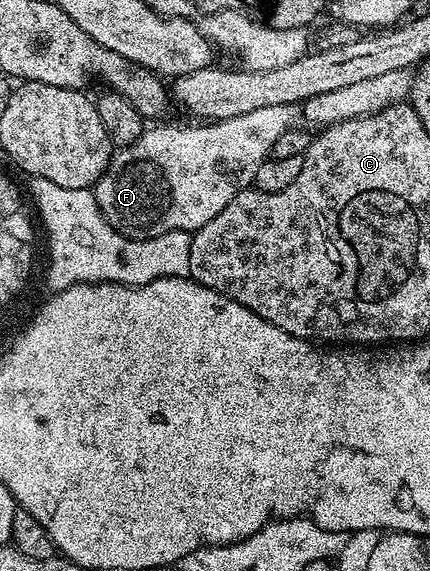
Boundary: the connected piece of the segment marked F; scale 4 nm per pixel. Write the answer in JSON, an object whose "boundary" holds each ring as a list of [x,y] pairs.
{"boundary":[[[401,69],[400,71],[390,71],[387,74],[376,75],[373,79],[364,79],[363,82],[352,83],[352,87],[340,87],[340,91],[328,91],[328,95],[316,95],[311,101],[305,102],[299,109],[297,105],[281,105],[280,107],[260,107],[257,111],[248,111],[244,115],[236,115],[232,119],[224,119],[213,123],[190,123],[194,125],[158,125],[155,129],[147,128],[140,135],[140,139],[134,141],[131,145],[123,145],[111,156],[110,163],[106,167],[101,179],[92,187],[92,192],[96,203],[100,207],[100,211],[108,219],[108,223],[116,230],[120,231],[120,235],[124,235],[128,239],[136,239],[137,241],[147,241],[148,239],[156,239],[160,235],[168,235],[172,231],[184,231],[193,234],[195,229],[204,227],[204,223],[208,223],[208,219],[216,219],[216,215],[220,215],[220,211],[224,211],[224,207],[228,207],[228,203],[232,203],[232,199],[237,193],[242,193],[245,189],[251,188],[254,183],[256,171],[260,171],[260,163],[264,163],[275,152],[274,144],[293,127],[298,121],[298,112],[302,112],[308,120],[314,125],[322,125],[318,127],[329,127],[332,125],[341,125],[344,121],[357,121],[360,117],[371,116],[379,113],[392,104],[401,104],[409,98],[410,90],[413,82],[410,78],[409,70]]]}

